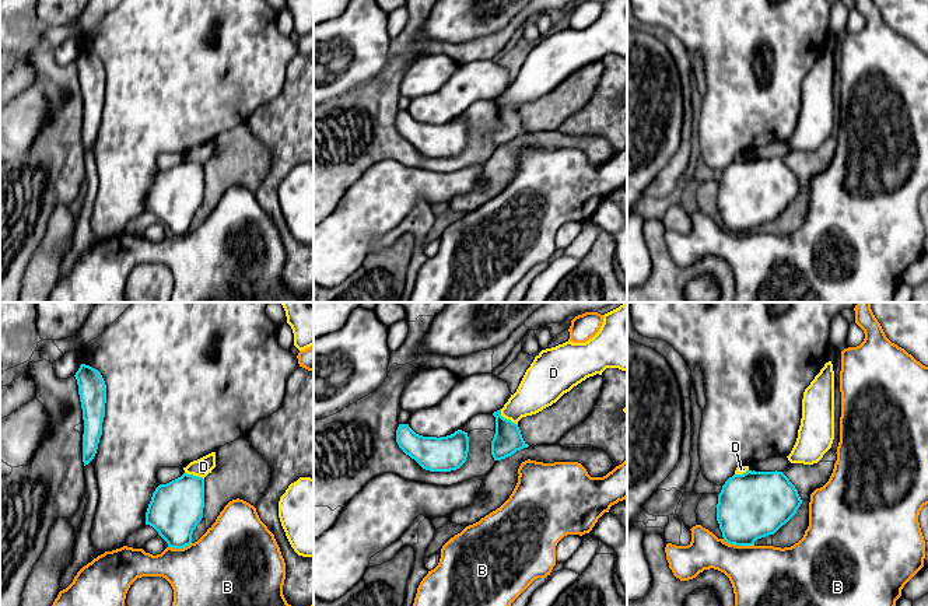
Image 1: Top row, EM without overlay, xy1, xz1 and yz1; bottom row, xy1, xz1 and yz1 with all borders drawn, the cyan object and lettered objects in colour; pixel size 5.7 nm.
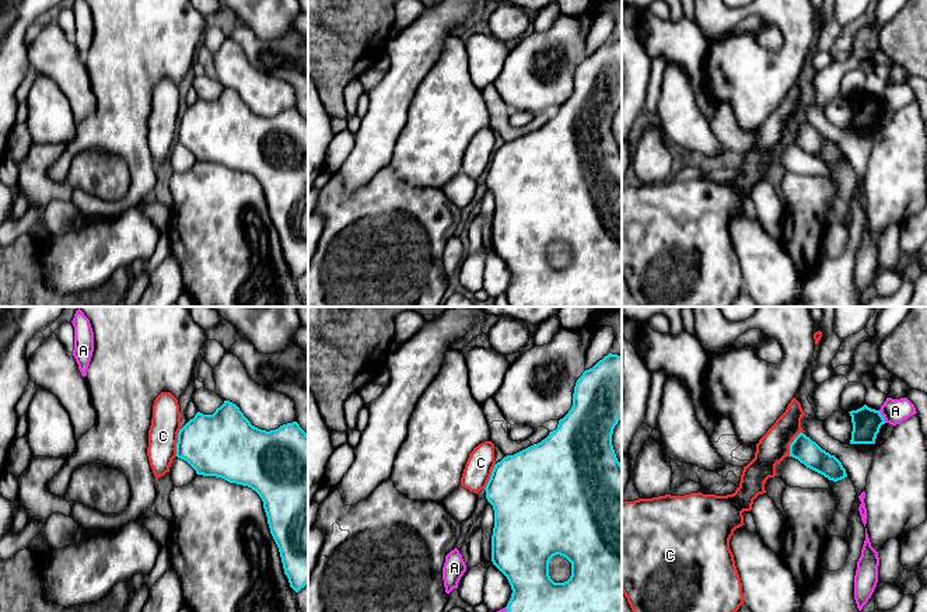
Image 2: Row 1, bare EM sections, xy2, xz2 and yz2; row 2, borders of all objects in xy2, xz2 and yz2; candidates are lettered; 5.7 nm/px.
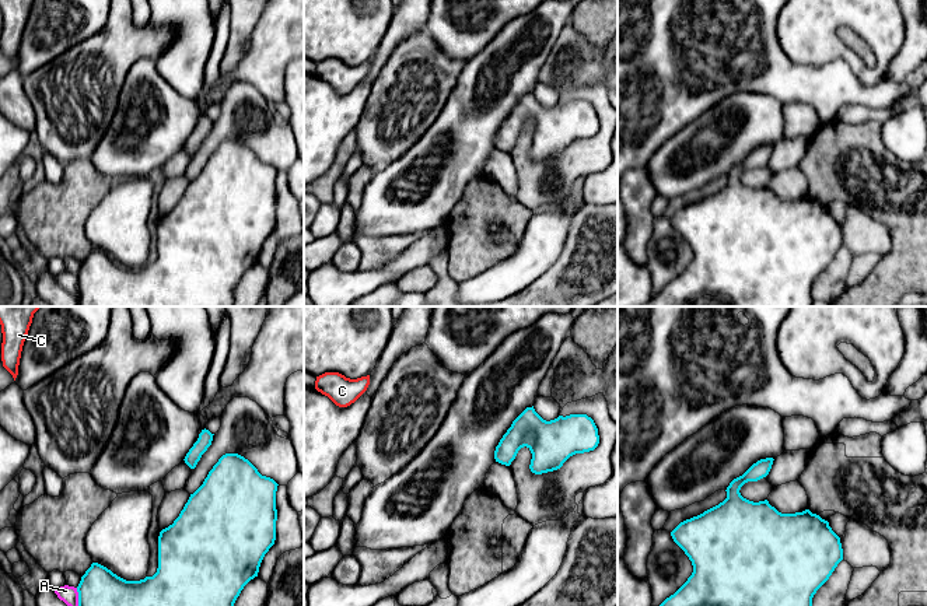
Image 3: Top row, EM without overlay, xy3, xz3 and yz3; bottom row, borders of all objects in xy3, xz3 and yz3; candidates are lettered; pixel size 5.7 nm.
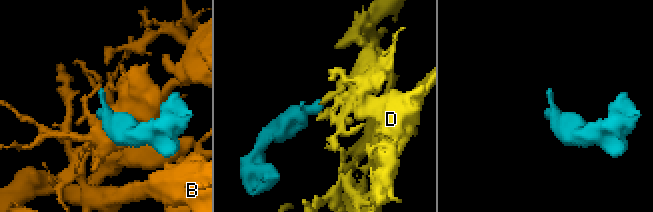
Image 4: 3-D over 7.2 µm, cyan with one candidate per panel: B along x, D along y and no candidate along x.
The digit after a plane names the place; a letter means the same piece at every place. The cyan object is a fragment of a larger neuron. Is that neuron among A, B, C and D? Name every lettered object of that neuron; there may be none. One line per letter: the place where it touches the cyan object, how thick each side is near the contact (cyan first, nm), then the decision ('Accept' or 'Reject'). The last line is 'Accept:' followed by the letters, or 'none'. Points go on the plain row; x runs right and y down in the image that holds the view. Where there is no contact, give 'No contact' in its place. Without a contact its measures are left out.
A: Touches cyan at yz2 (882, 102). Thickness 160 nm (cyan) against 140 nm. Reject
B: Touches cyan at yz1 (738, 231). Thickness 380 nm (cyan) against 380 nm. Accept
C: Touches cyan at xy2 (177, 129). Thickness 360 nm (cyan) against 180 nm. Reject
D: Touches cyan at xz1 (505, 105). Thickness 160 nm (cyan) against 220 nm. Reject
Accept: B

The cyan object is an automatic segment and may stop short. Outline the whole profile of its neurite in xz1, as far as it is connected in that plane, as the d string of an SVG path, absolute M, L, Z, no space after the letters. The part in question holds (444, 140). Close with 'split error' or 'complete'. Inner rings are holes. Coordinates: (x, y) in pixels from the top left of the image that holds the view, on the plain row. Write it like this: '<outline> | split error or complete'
M399 111L396 116L399 134L430 158L451 158L459 155L467 144L467 119L458 116L447 123L423 123L409 111Z | complete

